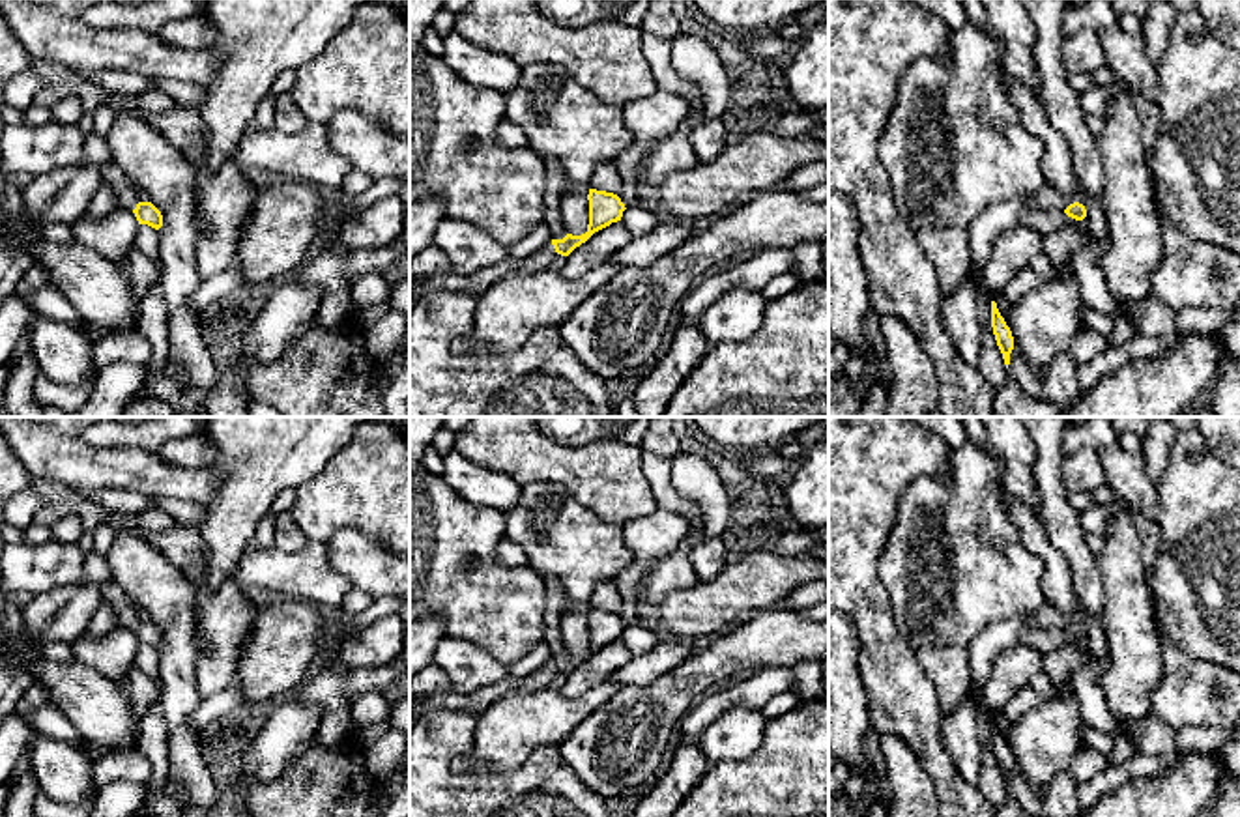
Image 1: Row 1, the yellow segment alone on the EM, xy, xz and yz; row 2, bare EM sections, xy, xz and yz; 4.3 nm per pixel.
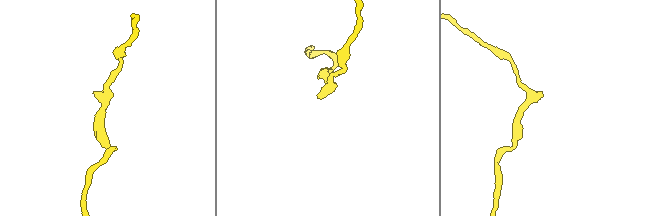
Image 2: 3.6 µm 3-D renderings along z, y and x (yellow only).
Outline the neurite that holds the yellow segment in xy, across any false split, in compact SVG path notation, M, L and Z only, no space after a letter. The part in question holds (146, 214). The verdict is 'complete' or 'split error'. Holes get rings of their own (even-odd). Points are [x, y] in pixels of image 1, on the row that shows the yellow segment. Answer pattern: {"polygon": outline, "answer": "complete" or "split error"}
{"polygon": "M112 163L101 168L101 185L108 185L112 189L118 208L133 211L138 224L148 224L155 230L163 226L161 211L151 202L140 202L137 189Z", "answer": "split error"}

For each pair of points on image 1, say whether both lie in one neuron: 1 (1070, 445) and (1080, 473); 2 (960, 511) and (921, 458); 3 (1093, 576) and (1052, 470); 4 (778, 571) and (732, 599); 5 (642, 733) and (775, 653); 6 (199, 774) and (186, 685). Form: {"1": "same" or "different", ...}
{"1": "different", "2": "different", "3": "same", "4": "same", "5": "same", "6": "same"}

